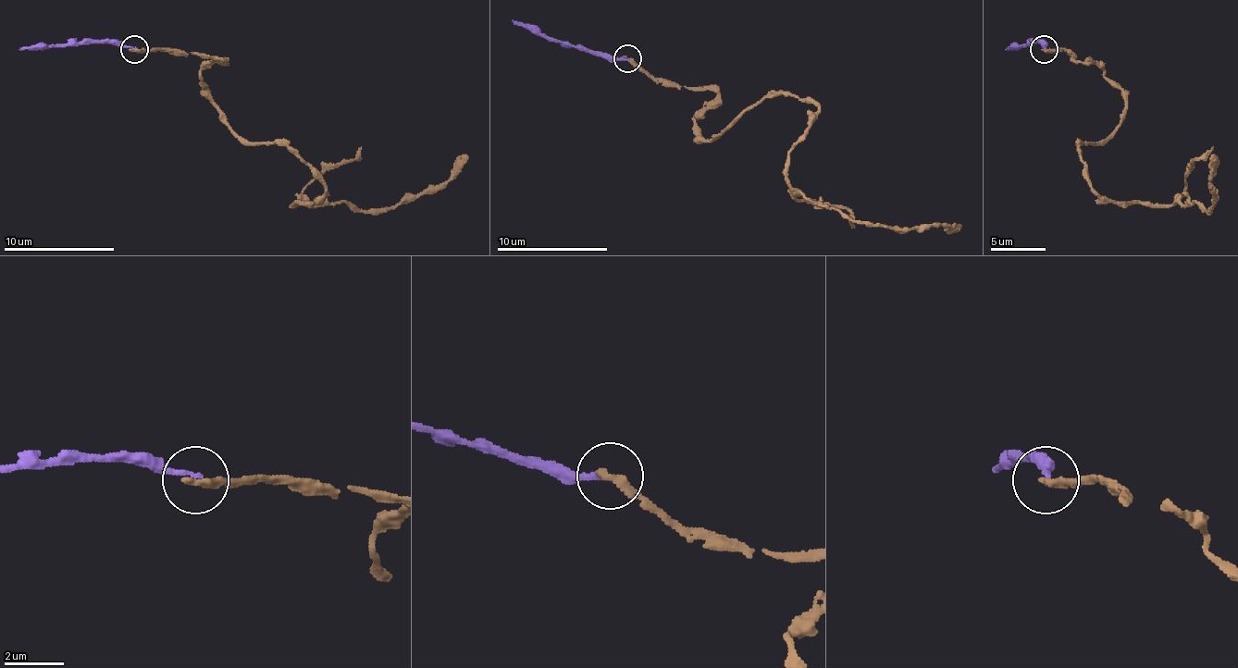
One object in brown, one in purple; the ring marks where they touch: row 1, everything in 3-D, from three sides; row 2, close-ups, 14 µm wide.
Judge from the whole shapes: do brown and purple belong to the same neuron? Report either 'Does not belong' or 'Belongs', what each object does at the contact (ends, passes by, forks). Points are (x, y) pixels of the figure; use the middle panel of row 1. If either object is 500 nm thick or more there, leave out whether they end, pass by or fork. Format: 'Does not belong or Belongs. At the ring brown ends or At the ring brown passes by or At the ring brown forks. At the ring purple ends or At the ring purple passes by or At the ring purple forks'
Does not belong. At the ring brown ends. At the ring purple ends

